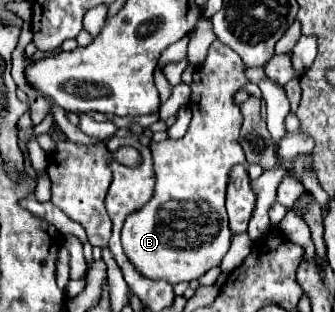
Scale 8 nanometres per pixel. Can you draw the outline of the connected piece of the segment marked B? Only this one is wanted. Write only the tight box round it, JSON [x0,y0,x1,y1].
[122,39,246,285]

